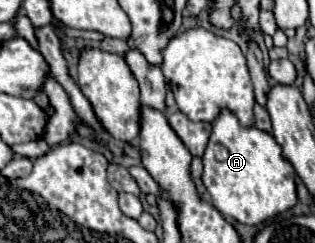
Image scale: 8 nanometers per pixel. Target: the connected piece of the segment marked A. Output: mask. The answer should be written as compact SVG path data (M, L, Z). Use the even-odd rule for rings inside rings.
M220 109L212 121L212 133L208 147L202 155L204 173L202 183L212 197L212 205L230 219L248 225L260 225L296 205L294 167L284 157L280 143L258 127L242 127L230 109Z

